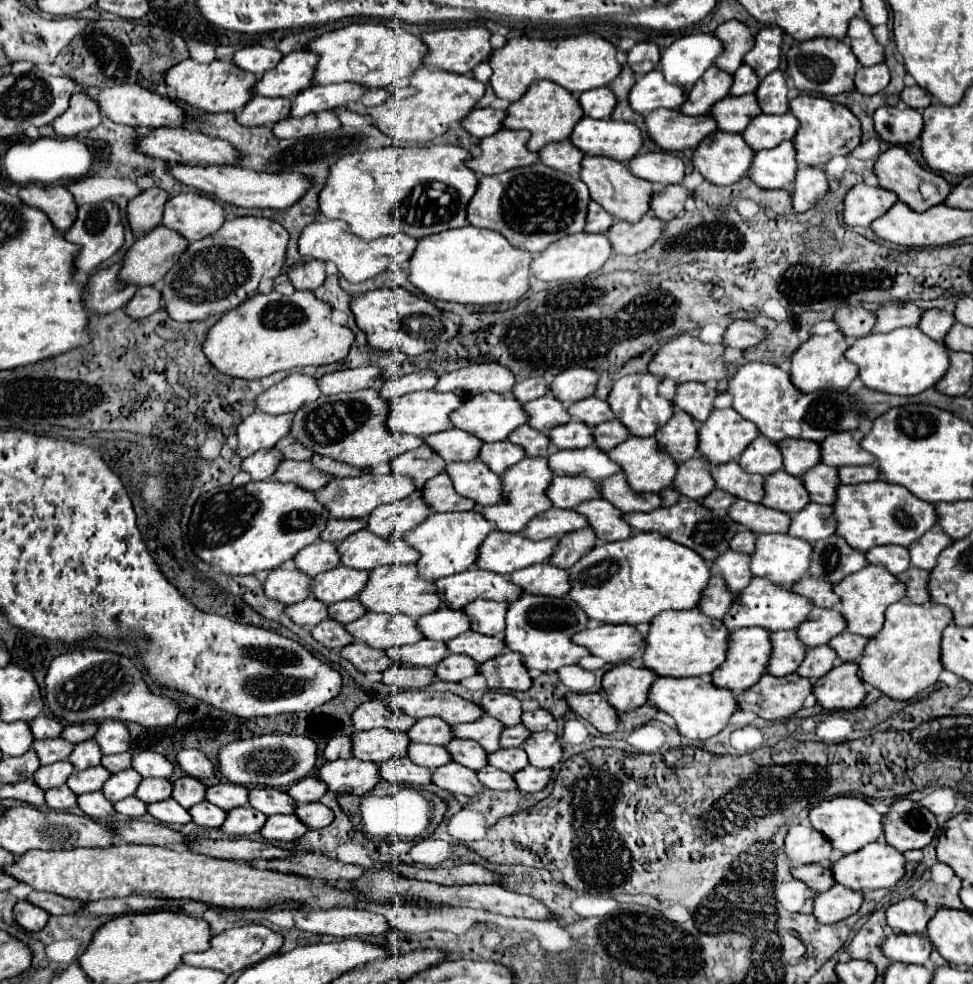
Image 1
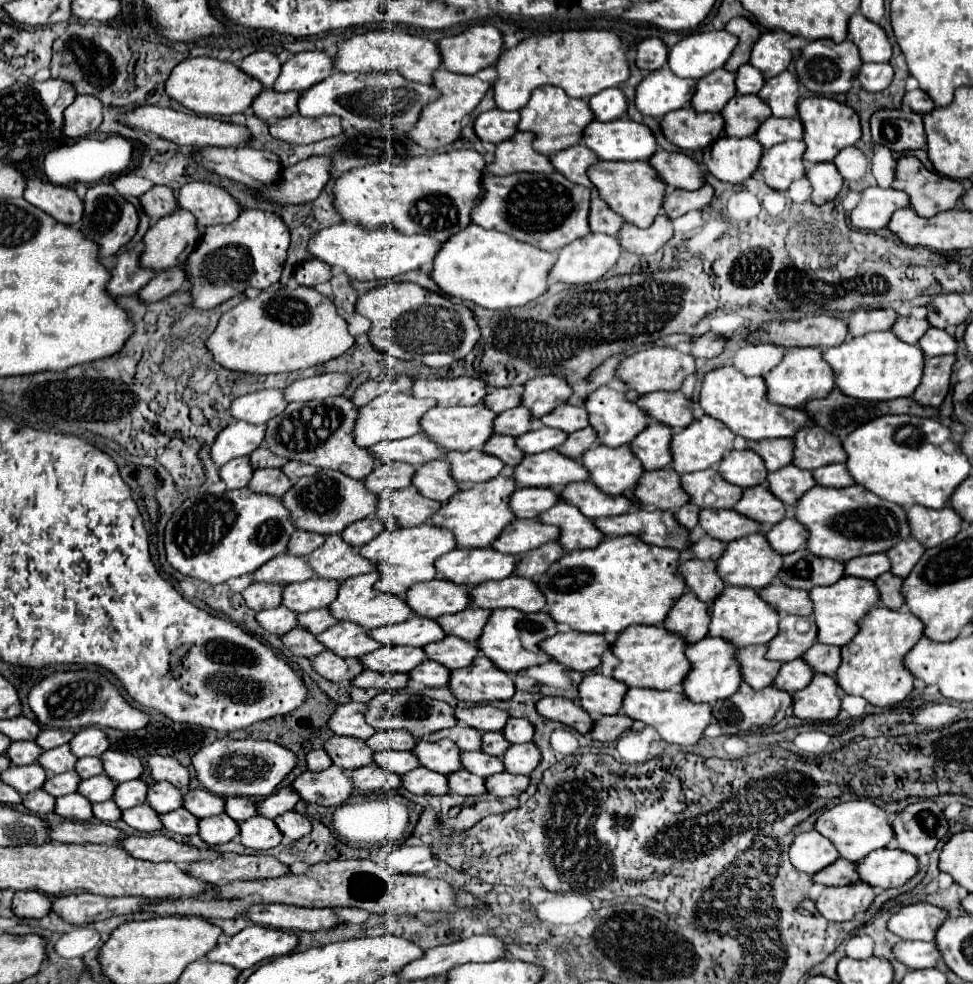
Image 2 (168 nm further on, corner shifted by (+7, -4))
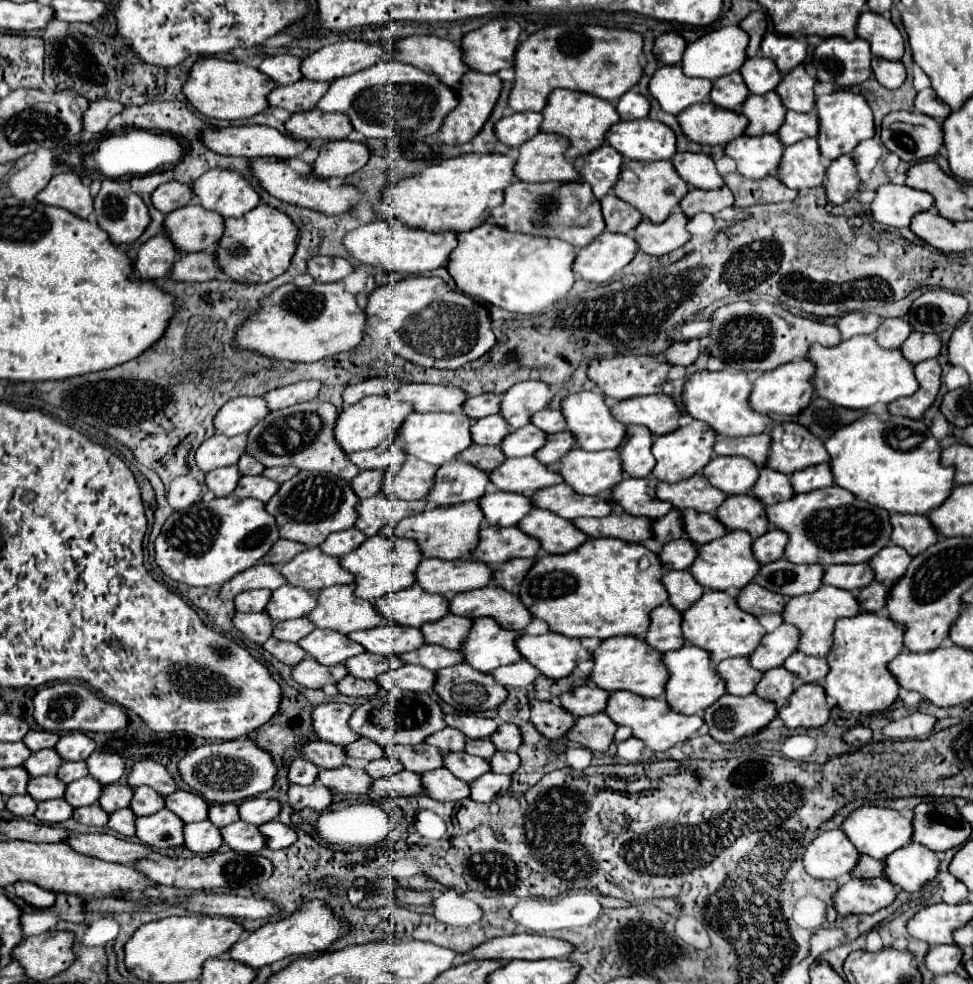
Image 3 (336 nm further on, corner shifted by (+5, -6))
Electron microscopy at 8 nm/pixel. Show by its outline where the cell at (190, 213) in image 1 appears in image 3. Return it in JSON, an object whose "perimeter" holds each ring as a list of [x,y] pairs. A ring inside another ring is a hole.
{"perimeter":[[[214,168],[200,176],[194,186],[194,196],[208,210],[218,212],[224,218],[244,216],[258,206],[260,194],[252,188],[240,172]]]}

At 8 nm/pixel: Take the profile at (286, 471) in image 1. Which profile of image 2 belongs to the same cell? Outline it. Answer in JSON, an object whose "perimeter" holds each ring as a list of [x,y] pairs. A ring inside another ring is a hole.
{"perimeter":[[[258,468],[250,480],[250,488],[260,494],[272,494],[276,498],[282,498],[290,488],[292,480],[288,480],[286,474],[282,474],[280,468]]]}

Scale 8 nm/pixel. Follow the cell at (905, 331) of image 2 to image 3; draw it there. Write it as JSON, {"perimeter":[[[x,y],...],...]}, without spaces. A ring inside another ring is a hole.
{"perimeter":[[[886,318],[876,328],[874,338],[878,340],[878,344],[882,348],[892,350],[892,348],[900,348],[902,342],[910,336],[910,332],[912,332],[912,328],[910,328],[910,324],[906,320],[902,320],[902,318]]]}

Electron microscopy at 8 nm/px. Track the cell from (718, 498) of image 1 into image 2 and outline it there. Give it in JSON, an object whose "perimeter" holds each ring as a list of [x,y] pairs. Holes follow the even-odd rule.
{"perimeter":[[[686,504],[686,506],[682,506],[674,516],[676,516],[676,520],[678,520],[684,528],[692,530],[692,528],[698,524],[698,514],[700,514],[700,508],[698,508],[698,506]]]}

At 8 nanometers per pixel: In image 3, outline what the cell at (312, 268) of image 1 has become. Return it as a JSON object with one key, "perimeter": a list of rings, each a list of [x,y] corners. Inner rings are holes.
{"perimeter":[[[314,256],[308,262],[308,274],[316,282],[338,282],[344,280],[352,272],[352,264],[346,258],[332,256]]]}

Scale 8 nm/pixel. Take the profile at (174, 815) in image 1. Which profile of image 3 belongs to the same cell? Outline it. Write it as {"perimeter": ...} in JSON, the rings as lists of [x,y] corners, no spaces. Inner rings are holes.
{"perimeter":[[[122,808],[110,814],[108,828],[112,828],[122,836],[134,836],[134,820],[136,820],[134,812],[130,812],[130,808]]]}

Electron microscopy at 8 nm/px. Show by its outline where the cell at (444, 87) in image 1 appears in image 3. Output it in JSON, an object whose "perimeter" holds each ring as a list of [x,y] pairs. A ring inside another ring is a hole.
{"perimeter":[[[468,72],[464,78],[462,78],[462,84],[458,88],[458,98],[460,98],[460,104],[456,110],[452,110],[442,128],[440,128],[440,140],[446,142],[446,144],[466,144],[470,142],[480,130],[482,126],[486,124],[486,120],[490,118],[498,98],[500,98],[500,92],[502,92],[502,80],[496,76],[496,74],[480,74],[480,72]]]}

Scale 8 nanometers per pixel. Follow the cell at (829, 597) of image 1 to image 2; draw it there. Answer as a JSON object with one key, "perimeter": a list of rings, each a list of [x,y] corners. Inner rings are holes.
{"perimeter":[[[772,584],[760,592],[760,596],[772,604],[778,612],[784,614],[800,614],[800,616],[812,616],[812,600],[808,598],[808,592],[796,590],[784,584]]]}

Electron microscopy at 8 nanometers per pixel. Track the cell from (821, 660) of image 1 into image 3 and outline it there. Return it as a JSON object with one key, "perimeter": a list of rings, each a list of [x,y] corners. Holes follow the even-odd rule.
{"perimeter":[[[782,666],[780,668],[772,668],[762,676],[762,680],[760,680],[758,688],[756,688],[756,694],[762,696],[764,700],[770,700],[770,702],[780,706],[794,692],[796,680],[798,680],[796,674],[788,672],[786,668],[782,668]]]}

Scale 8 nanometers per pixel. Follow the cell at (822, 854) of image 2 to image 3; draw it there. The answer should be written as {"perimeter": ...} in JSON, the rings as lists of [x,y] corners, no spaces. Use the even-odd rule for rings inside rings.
{"perimeter":[[[842,828],[822,832],[806,848],[804,868],[814,878],[836,880],[842,874],[850,874],[860,860],[860,852],[848,840]]]}

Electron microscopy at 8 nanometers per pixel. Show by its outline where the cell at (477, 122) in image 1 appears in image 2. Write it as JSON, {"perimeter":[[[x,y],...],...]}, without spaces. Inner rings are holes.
{"perimeter":[[[490,110],[484,112],[476,118],[474,122],[474,132],[482,142],[504,142],[508,138],[512,138],[518,132],[518,120],[520,114],[518,112],[504,112],[504,110]]]}

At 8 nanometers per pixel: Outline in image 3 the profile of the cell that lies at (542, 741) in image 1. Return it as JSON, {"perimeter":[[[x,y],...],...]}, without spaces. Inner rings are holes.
{"perimeter":[[[496,752],[490,760],[490,772],[496,772],[496,774],[510,774],[510,772],[516,772],[516,768],[520,766],[520,758],[516,752]]]}

